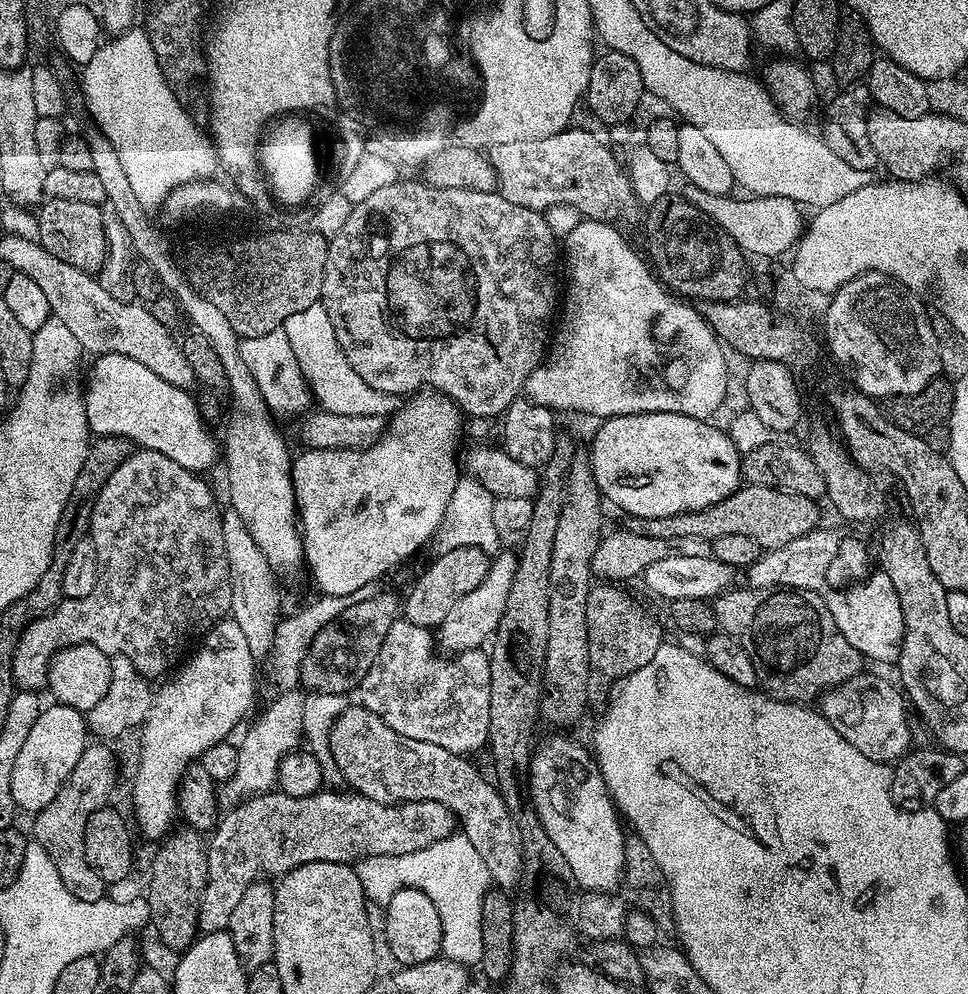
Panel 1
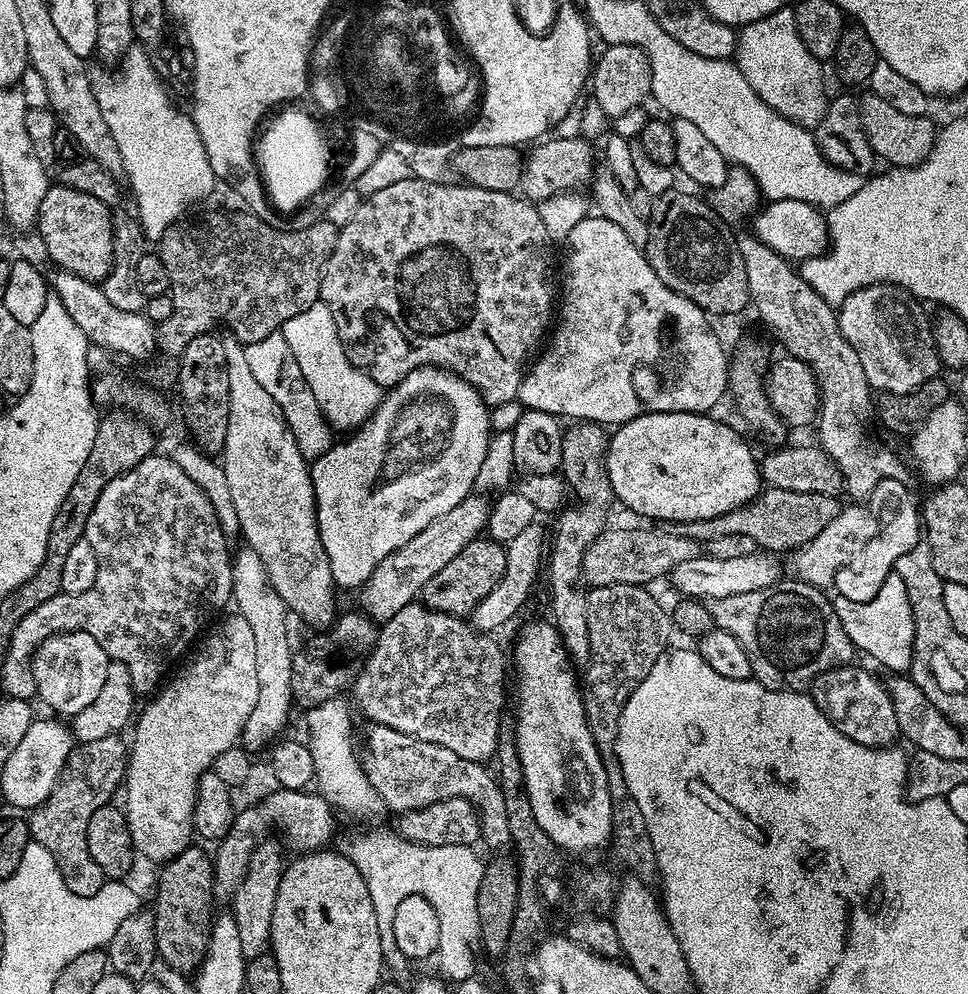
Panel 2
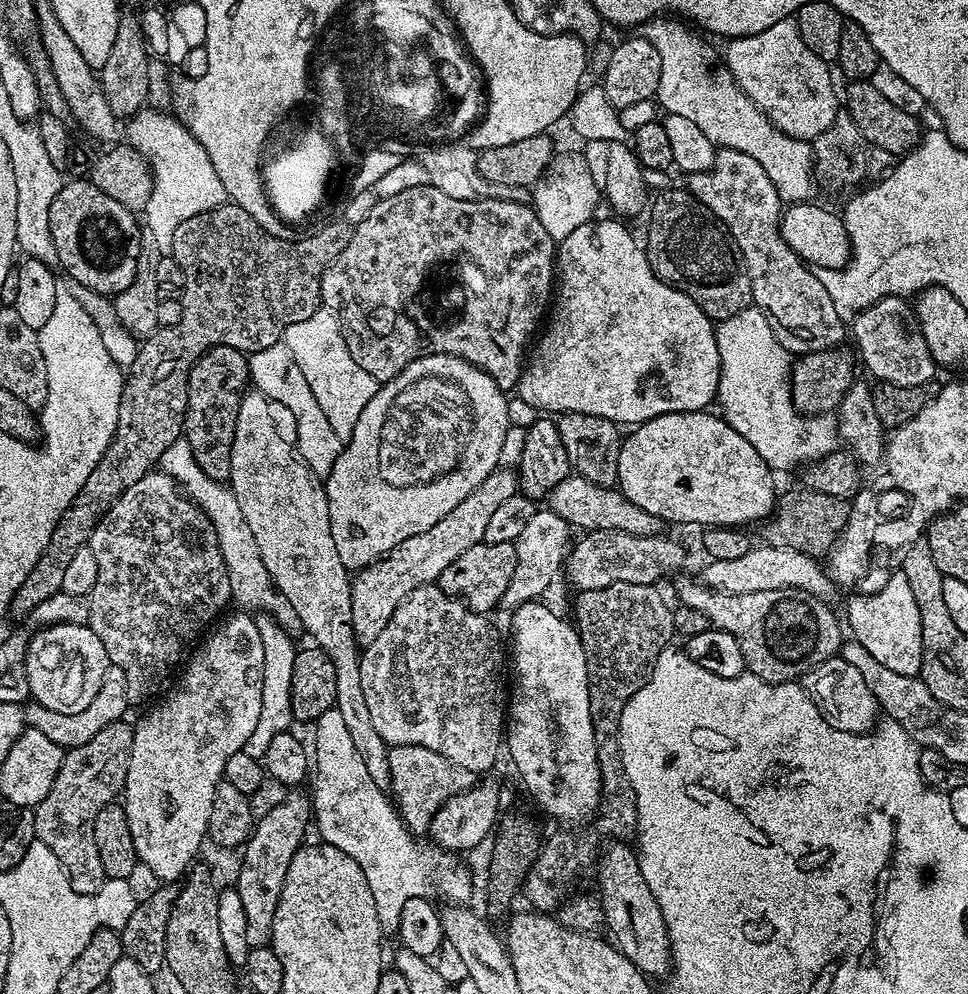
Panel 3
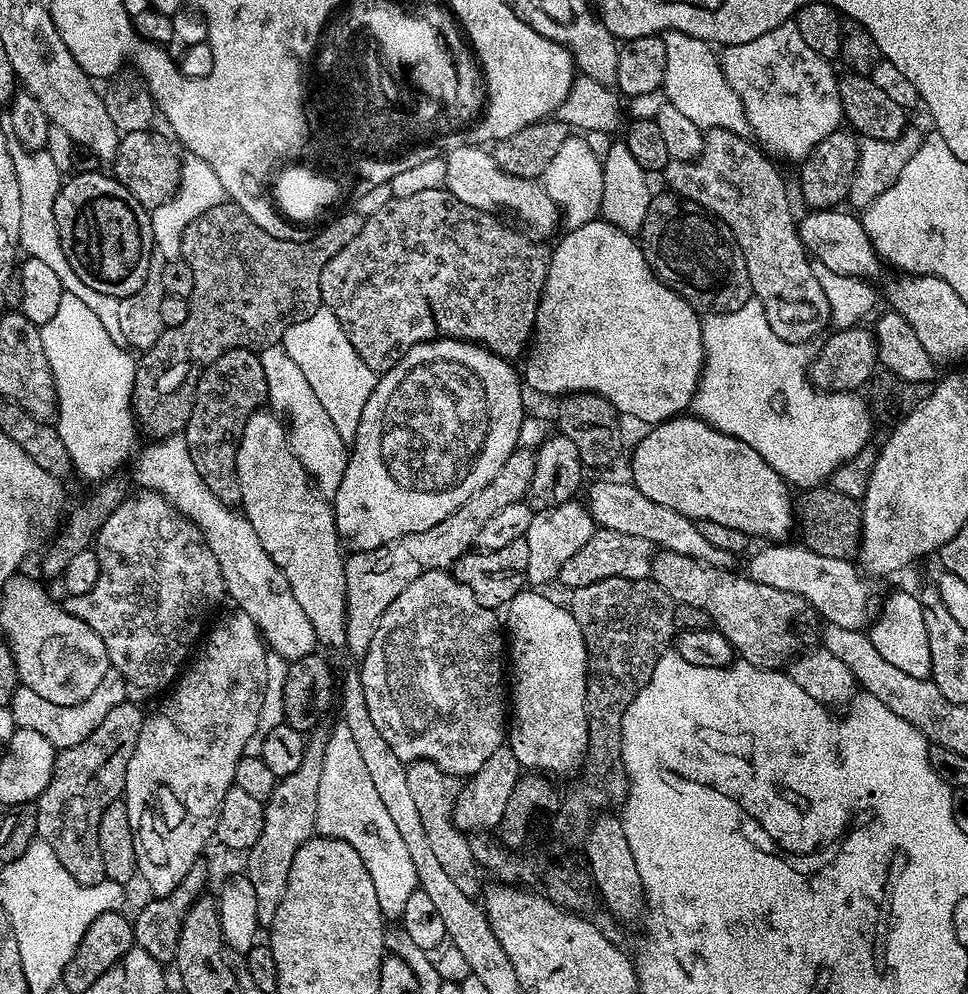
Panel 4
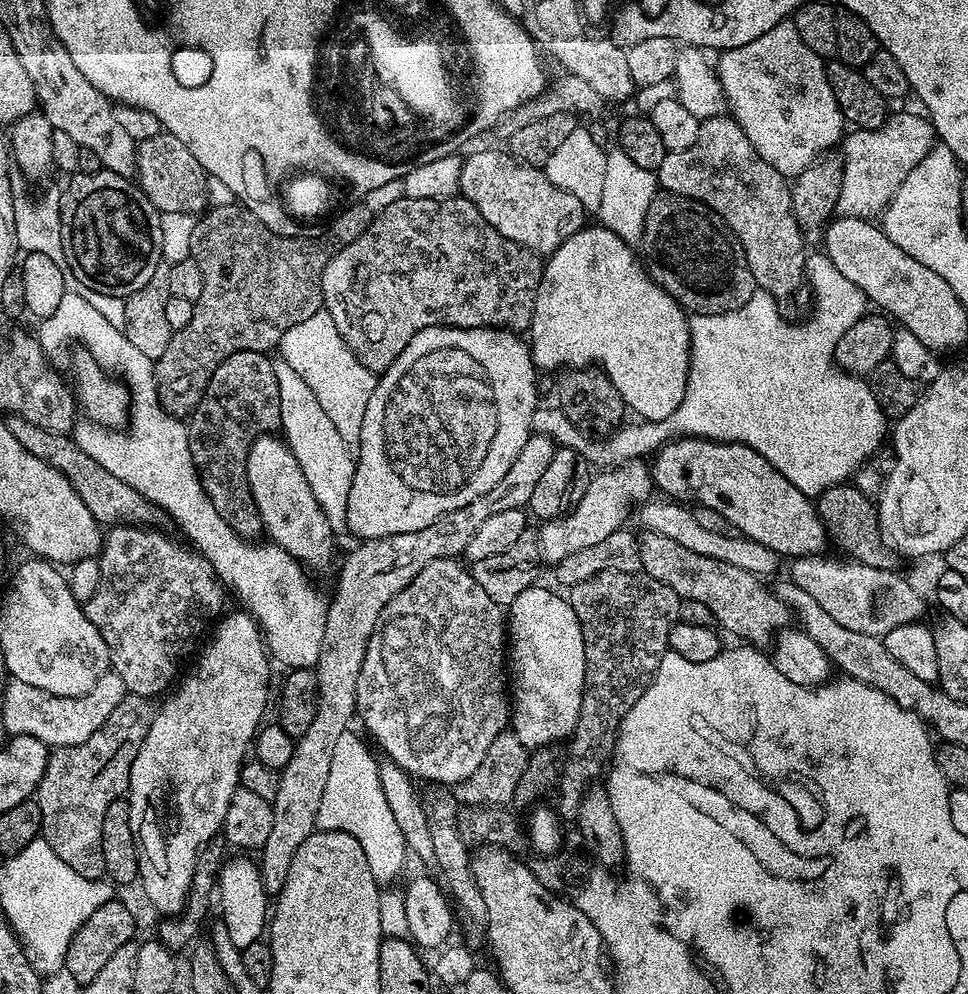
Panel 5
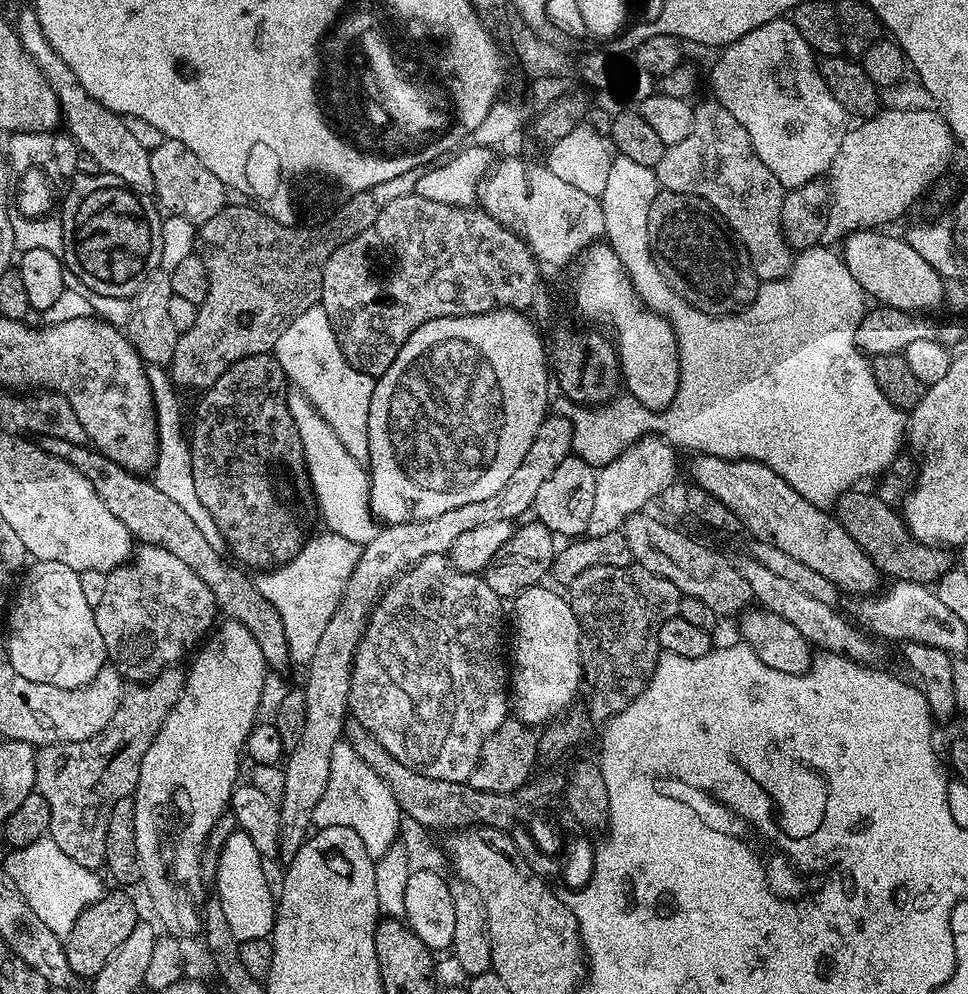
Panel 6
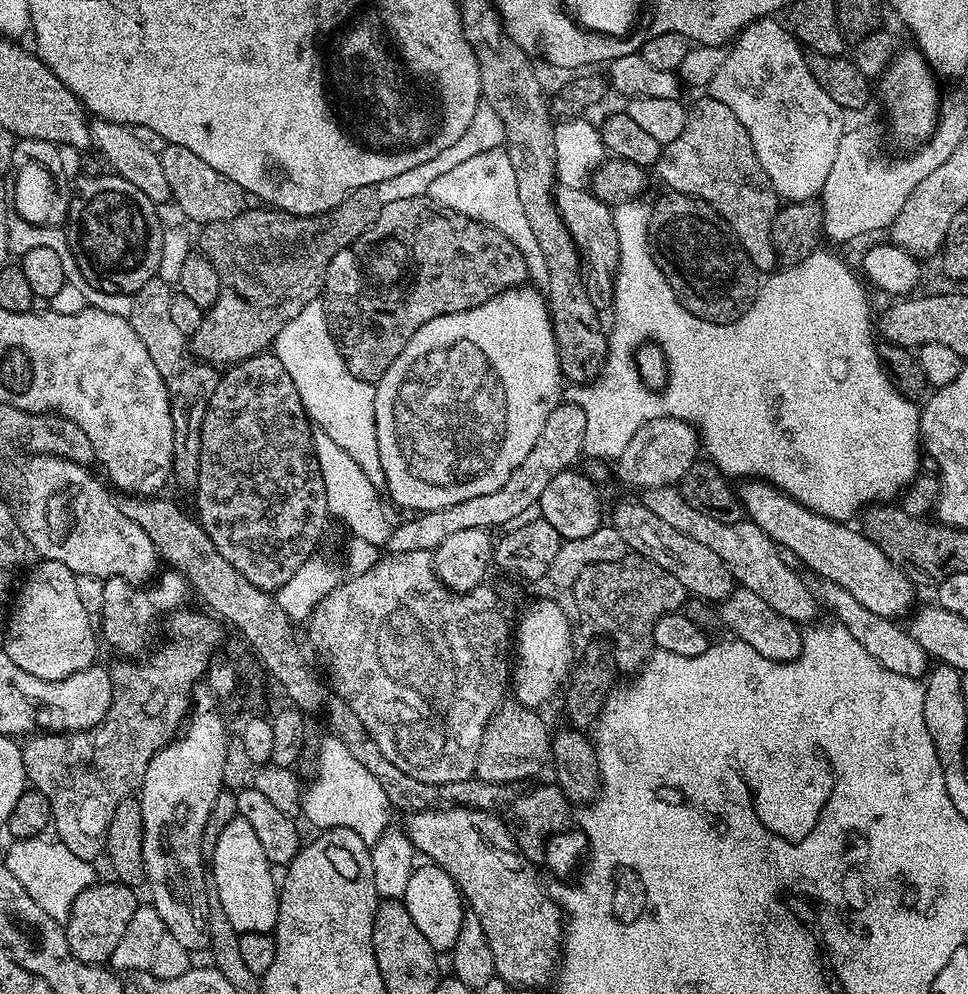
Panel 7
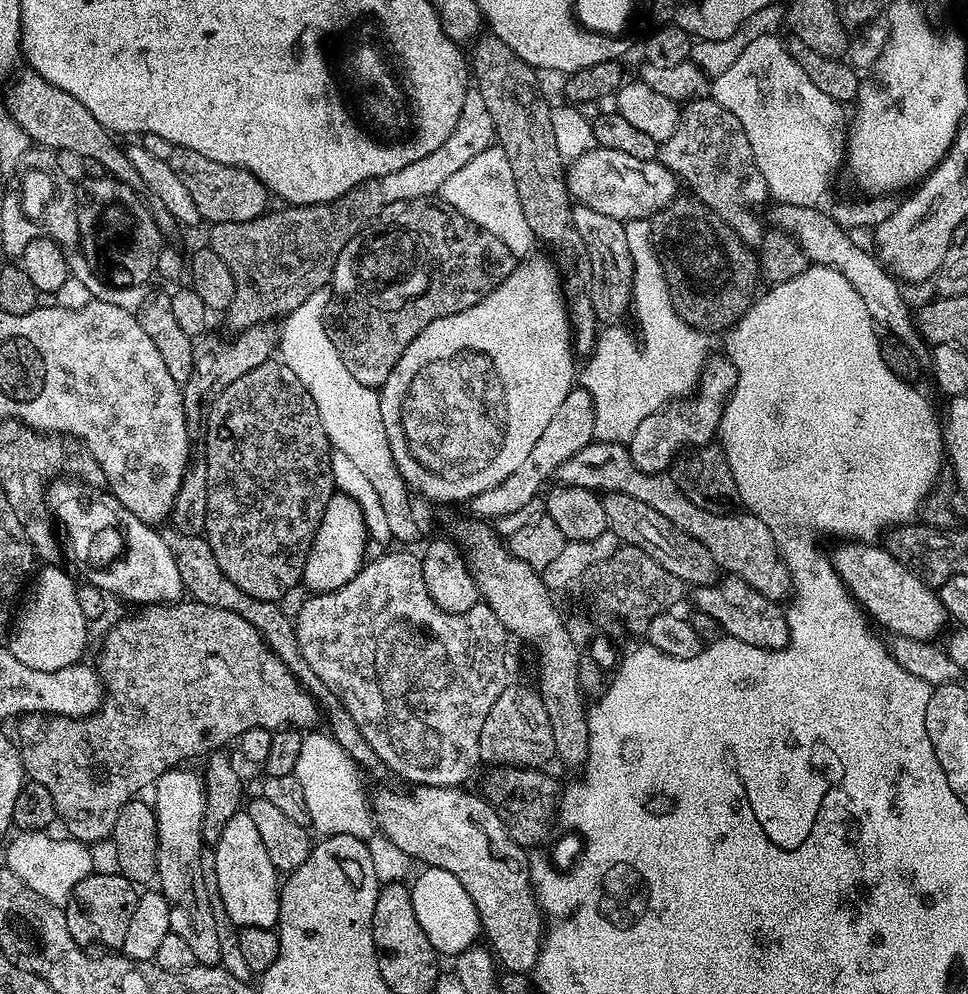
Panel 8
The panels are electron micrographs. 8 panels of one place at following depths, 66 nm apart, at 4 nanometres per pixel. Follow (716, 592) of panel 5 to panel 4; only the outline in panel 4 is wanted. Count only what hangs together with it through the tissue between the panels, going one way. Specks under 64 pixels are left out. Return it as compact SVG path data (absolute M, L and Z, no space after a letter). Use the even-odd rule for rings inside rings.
M660 550L653 555L650 579L659 588L666 590L668 597L676 604L686 603L704 610L712 619L711 627L717 628L731 642L733 653L745 664L780 670L793 658L811 649L821 639L822 621L810 606L810 602L806 602L806 598L798 594L790 594L786 590L774 590L774 586L762 586L747 574L735 576L736 574L735 571L726 568L715 568L704 564L686 554Z

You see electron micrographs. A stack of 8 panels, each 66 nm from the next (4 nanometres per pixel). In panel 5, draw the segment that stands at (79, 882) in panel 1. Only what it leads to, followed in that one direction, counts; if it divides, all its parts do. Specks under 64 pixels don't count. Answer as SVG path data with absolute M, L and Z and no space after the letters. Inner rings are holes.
M131 694L125 695L124 700L122 702L118 702L118 706L114 706L114 714L110 714L110 718L106 718L106 722L102 722L102 726L98 730L94 730L94 734L90 734L90 738L86 738L86 742L78 742L78 746L52 748L51 751L49 751L48 761L46 762L46 770L42 774L42 782L39 786L37 786L34 793L34 799L36 799L38 806L42 810L40 836L50 846L50 850L54 850L54 854L58 854L58 858L62 858L62 862L66 862L66 866L70 866L70 870L74 870L74 874L82 874L82 878L99 880L105 875L104 859L102 858L102 817L105 816L106 806L110 806L110 802L121 799L121 797L127 793L132 763L138 754L138 750L142 746L142 742L146 738L146 734L150 730L153 715L154 704L151 699Z

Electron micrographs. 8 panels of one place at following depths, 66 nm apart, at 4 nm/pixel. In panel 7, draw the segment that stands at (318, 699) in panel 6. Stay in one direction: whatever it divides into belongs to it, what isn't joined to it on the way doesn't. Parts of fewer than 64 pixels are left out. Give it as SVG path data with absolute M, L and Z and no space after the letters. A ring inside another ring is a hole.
M561 402L546 418L546 426L542 426L542 434L538 434L538 442L534 442L534 450L526 454L526 462L510 474L506 486L494 490L494 494L482 494L482 498L470 498L466 502L454 502L454 506L446 506L437 512L422 512L413 515L412 520L405 524L396 524L388 536L386 545L389 553L409 552L410 550L426 550L432 552L442 541L455 534L458 530L471 528L487 528L489 530L503 529L522 510L533 510L539 505L542 490L546 490L554 477L569 471L572 464L580 456L580 451L586 447L584 434L586 432L586 414L577 404Z

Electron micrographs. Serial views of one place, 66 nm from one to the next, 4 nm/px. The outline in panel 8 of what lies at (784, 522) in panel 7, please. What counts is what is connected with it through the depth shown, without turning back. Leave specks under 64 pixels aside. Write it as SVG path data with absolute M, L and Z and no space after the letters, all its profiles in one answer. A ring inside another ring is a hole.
M840 542L836 549L831 549L830 559L842 582L852 593L852 599L860 605L869 617L872 616L884 628L889 628L892 636L905 636L919 640L935 641L936 635L944 628L944 623L949 623L948 611L942 606L937 589L918 578L901 560L891 556L887 547L876 542Z

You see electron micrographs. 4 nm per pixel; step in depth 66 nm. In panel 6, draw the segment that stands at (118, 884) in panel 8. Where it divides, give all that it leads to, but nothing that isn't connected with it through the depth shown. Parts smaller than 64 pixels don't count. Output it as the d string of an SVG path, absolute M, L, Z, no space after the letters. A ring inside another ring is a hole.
M124 890L116 891L118 892L105 891L96 902L86 906L86 910L82 910L82 914L78 914L78 922L74 922L74 926L69 930L67 936L63 937L66 962L70 962L73 977L95 978L98 970L102 970L102 966L106 966L106 962L110 962L110 954L114 954L114 950L118 950L118 946L122 946L123 940L138 923L134 905L130 902L126 892Z

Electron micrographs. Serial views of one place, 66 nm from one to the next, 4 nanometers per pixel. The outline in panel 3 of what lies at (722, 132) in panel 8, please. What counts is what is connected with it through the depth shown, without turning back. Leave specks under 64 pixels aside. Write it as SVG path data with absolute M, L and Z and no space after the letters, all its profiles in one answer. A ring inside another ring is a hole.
M720 148L710 170L691 173L687 180L687 191L702 201L728 227L728 233L734 238L748 271L752 304L764 313L778 343L793 354L825 352L828 348L841 347L845 343L844 336L846 340L845 317L834 306L830 294L826 294L826 286L818 282L815 271L786 244L780 233L782 201L774 182L770 182L770 176L758 163L758 158L742 154L742 150Z

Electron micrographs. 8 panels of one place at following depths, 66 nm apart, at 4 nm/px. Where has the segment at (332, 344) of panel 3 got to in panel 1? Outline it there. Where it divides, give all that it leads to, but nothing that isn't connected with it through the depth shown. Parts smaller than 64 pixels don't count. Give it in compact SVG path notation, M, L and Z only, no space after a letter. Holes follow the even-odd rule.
M321 303L306 306L306 310L298 310L298 314L290 314L282 325L286 338L290 338L290 350L294 350L294 358L298 358L298 366L302 366L302 374L312 391L312 399L323 411L330 414L360 414L362 416L383 416L384 408L395 413L392 396L382 390L374 390L354 371L354 366L346 362L346 354L342 354L342 346L338 346L338 338L334 328L330 326L330 314L326 314Z

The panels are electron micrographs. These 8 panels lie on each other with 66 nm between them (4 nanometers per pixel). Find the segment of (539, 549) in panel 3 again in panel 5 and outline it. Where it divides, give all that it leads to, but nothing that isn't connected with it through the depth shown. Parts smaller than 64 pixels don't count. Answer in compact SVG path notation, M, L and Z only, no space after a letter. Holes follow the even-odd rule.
M643 459L629 460L627 464L609 467L607 470L600 470L600 473L593 475L586 486L586 494L576 503L576 507L558 520L545 520L539 525L538 539L540 541L540 558L545 565L555 566L562 562L569 554L578 550L586 550L586 546L594 546L604 541L609 534L621 531L625 527L624 519L628 516L628 504L633 506L649 499L653 495L654 485L652 482L652 469Z

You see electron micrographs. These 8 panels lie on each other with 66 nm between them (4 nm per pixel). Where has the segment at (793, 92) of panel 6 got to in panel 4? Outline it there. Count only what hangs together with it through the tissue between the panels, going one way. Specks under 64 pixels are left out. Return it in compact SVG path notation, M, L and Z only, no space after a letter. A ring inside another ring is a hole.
M798 26L781 28L762 34L762 38L754 38L750 42L729 44L732 52L725 56L719 53L720 65L726 74L726 82L738 94L742 106L746 110L746 118L755 143L765 153L800 152L807 154L826 138L826 134L837 131L841 127L844 111L838 94L838 76L832 73L833 65L827 60L816 60L814 50L806 46L802 34L798 34Z

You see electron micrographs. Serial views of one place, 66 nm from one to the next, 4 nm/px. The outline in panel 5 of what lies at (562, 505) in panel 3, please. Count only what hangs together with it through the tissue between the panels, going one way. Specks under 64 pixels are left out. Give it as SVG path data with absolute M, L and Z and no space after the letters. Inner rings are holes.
M649 498L639 505L640 524L644 532L662 534L665 538L686 546L686 550L694 550L694 554L706 554L706 558L718 558L718 562L730 562L730 566L738 566L738 570L746 570L758 578L769 578L775 574L776 567L782 564L781 557L774 550L762 546L762 542L754 542L749 536L739 534L714 534L714 530L706 530L698 523L691 507L664 498L656 499Z

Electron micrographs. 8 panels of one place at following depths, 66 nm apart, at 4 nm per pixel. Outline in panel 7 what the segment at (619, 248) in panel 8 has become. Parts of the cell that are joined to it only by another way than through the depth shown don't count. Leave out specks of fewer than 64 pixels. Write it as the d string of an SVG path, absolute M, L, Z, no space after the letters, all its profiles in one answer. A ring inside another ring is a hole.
M560 186L555 189L556 208L560 212L562 222L566 222L566 230L570 230L572 241L576 243L582 257L582 268L586 273L588 291L593 301L611 301L614 296L612 279L618 269L618 233L614 231L612 208L600 200L587 187Z

